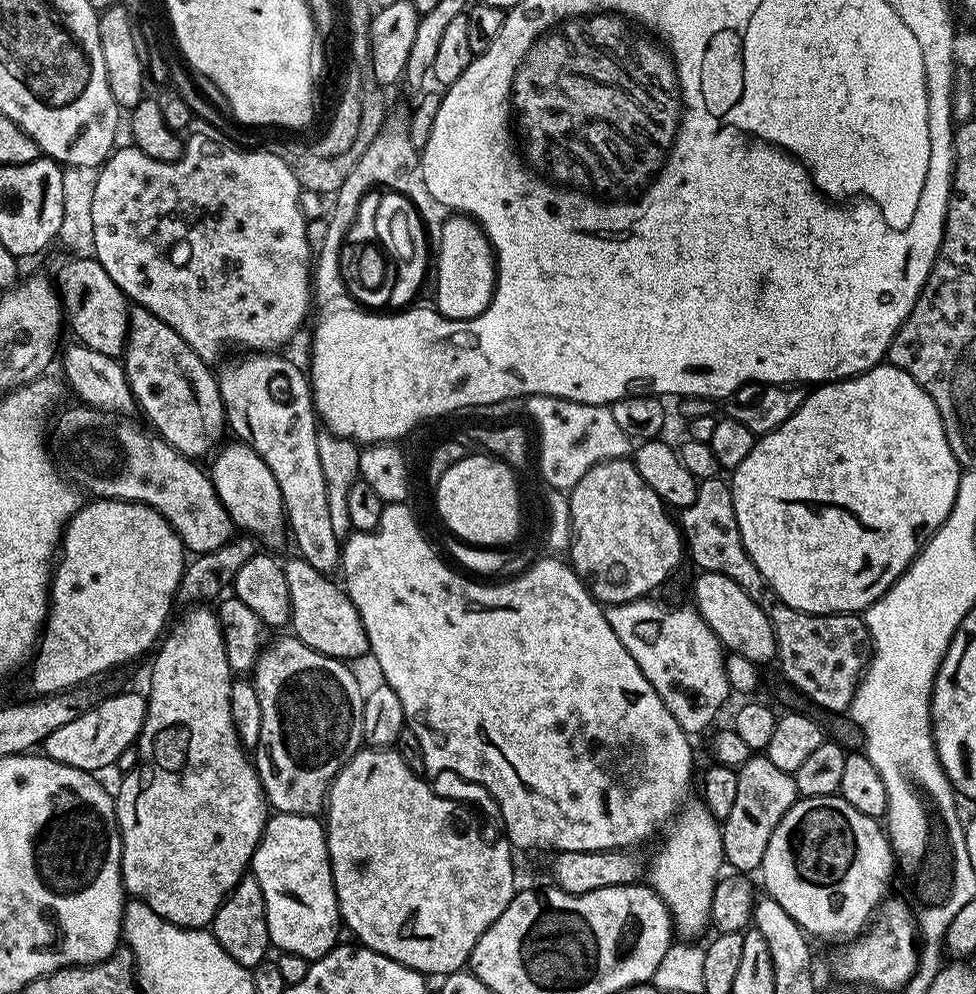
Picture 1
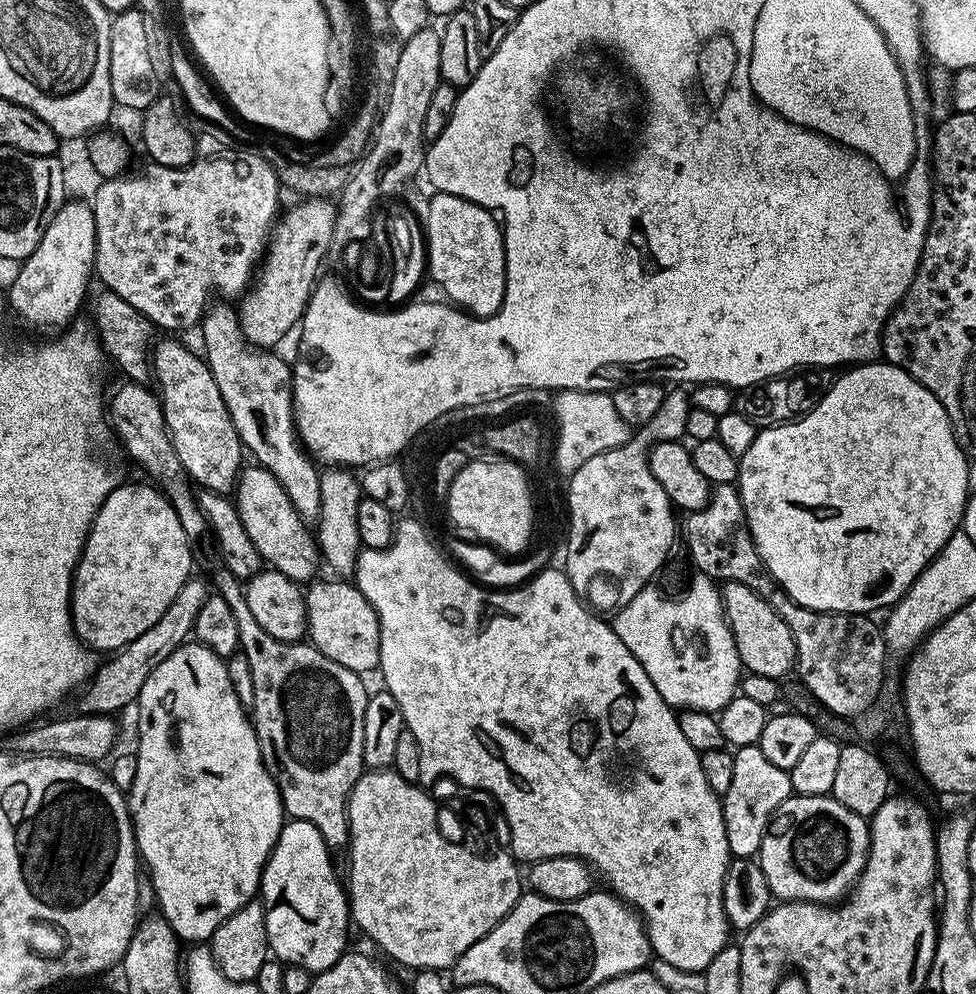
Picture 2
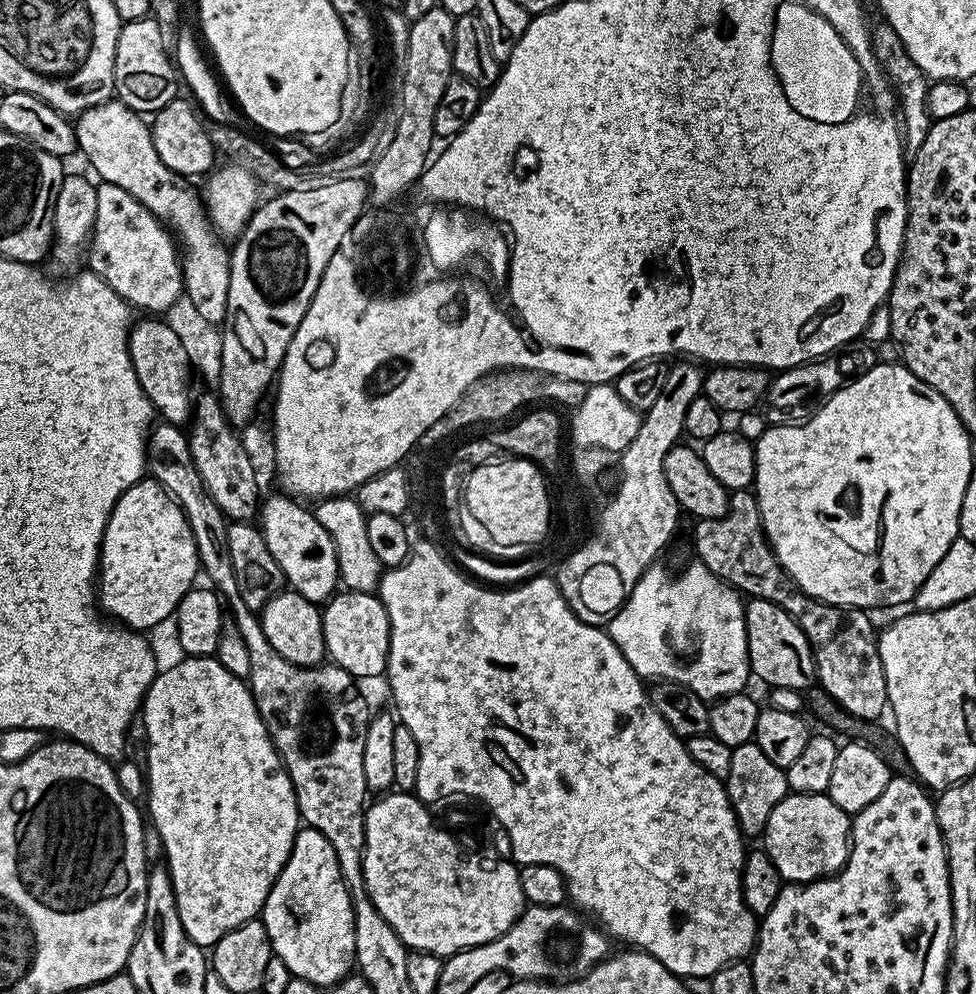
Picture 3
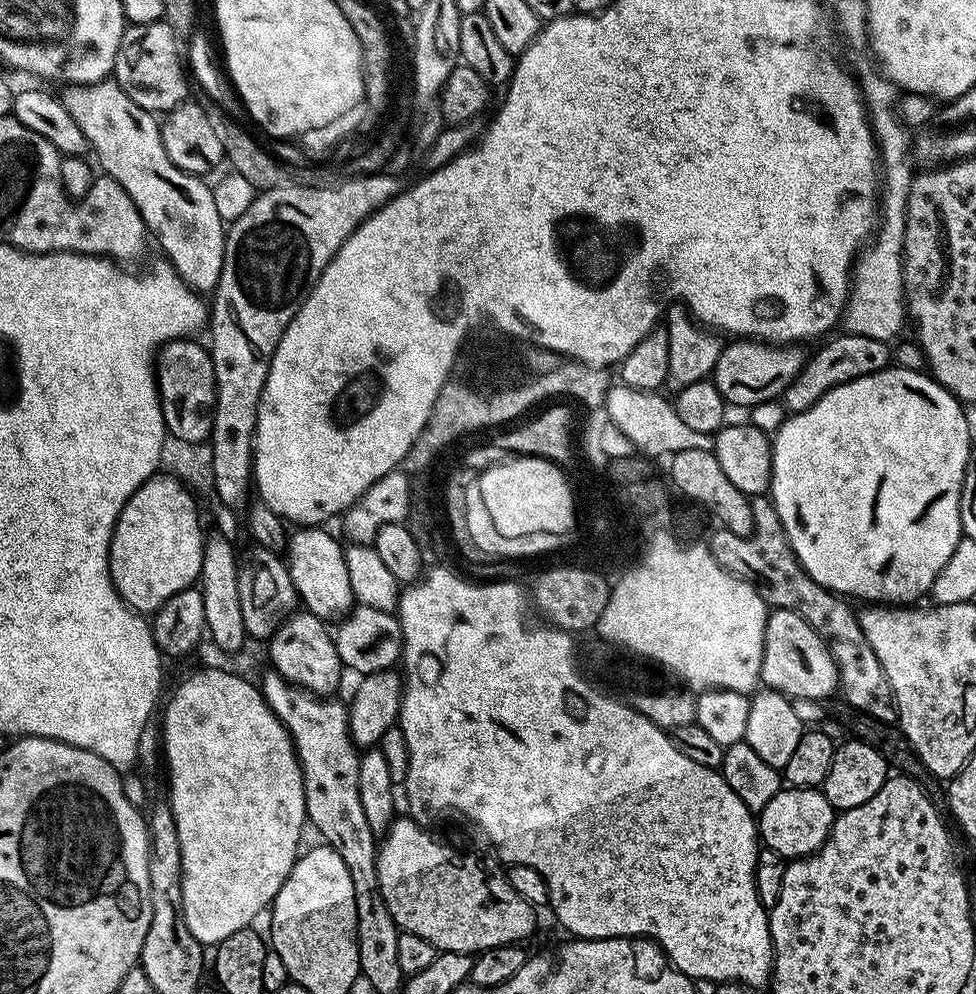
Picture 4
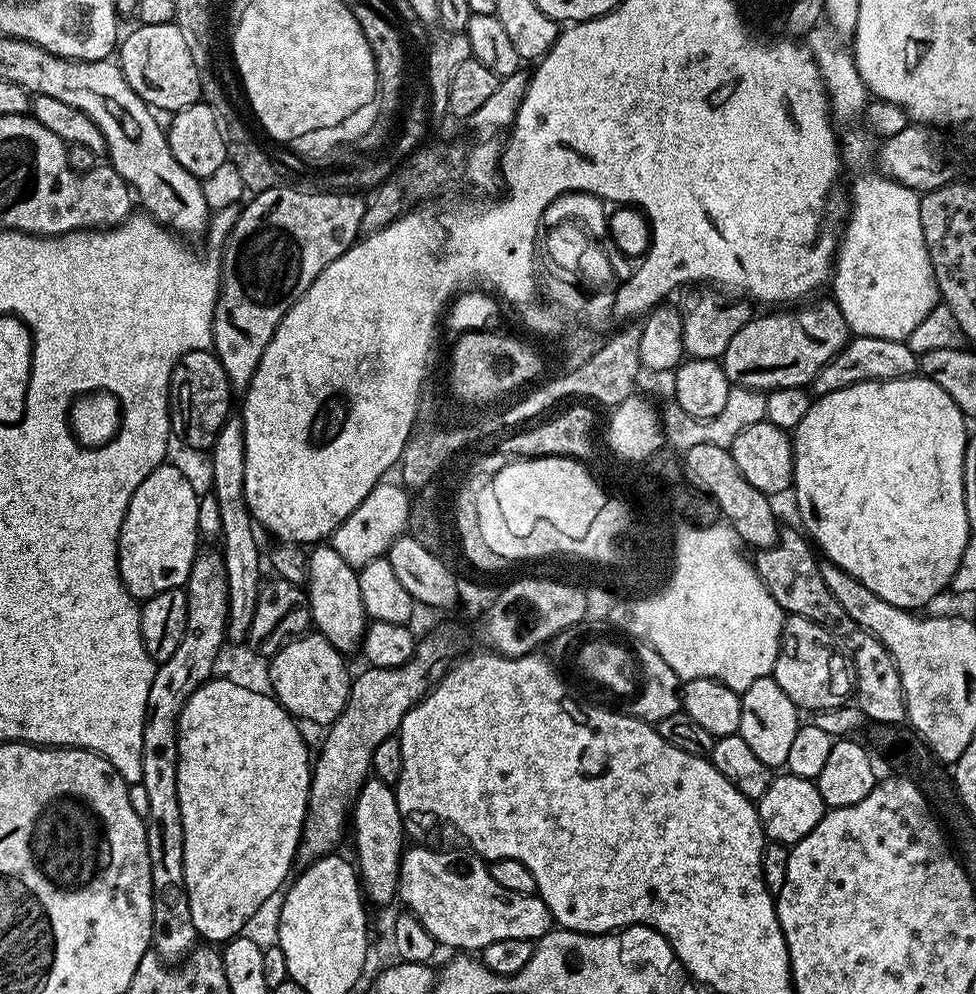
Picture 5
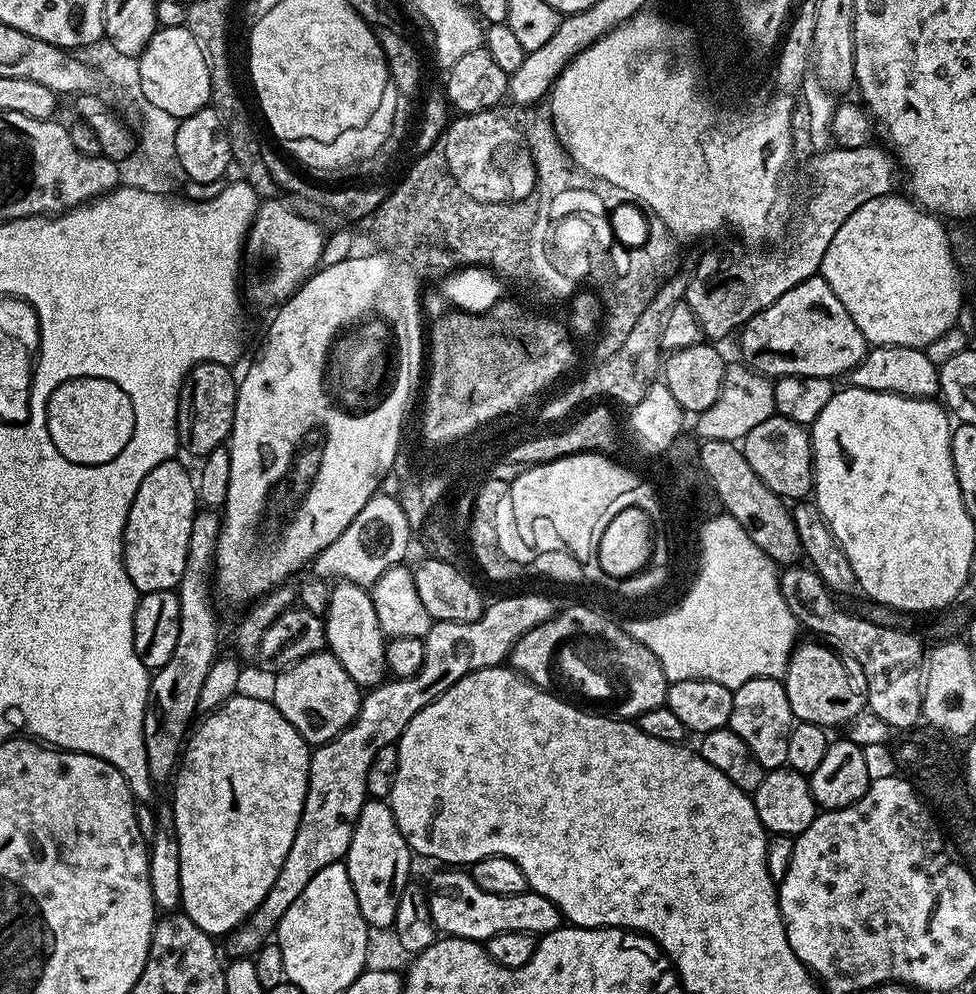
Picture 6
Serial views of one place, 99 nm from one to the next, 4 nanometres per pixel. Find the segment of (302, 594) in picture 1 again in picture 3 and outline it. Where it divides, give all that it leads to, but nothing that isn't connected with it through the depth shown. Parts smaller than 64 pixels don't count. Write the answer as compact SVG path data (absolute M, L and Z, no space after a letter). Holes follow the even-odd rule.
M340 590L323 605L322 630L326 642L326 656L331 663L346 670L354 678L383 677L388 670L390 650L390 618L379 595L371 592Z

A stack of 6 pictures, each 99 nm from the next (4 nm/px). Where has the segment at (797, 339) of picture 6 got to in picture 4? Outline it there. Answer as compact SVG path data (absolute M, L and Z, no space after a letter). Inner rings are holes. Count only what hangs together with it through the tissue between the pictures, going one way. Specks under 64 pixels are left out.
M736 338L728 343L721 347L720 357L710 377L712 383L718 386L725 405L737 404L744 410L750 410L758 402L783 397L786 386L790 386L790 382L794 382L797 374L804 369L806 352L803 352L803 347L777 346L747 338Z

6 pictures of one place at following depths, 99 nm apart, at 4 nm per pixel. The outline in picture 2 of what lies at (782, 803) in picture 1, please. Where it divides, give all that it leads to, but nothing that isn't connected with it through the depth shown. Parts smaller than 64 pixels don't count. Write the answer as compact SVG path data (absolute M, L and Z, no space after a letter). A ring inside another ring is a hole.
M755 744L737 748L734 752L734 775L730 790L722 798L724 821L726 822L726 842L733 857L752 858L762 846L772 815L793 795L792 778L785 769L774 766L766 754Z

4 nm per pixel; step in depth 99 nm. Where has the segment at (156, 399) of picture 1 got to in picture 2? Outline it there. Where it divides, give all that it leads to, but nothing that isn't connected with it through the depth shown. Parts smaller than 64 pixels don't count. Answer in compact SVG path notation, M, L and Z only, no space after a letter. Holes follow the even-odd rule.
M180 338L172 339L176 340L155 341L150 352L150 372L154 384L156 380L155 387L178 462L182 462L185 477L192 479L193 485L201 484L203 491L231 493L246 464L244 443L240 441L238 430L234 430L230 410L226 410L222 390L218 390L207 360L203 355L196 353L195 356Z

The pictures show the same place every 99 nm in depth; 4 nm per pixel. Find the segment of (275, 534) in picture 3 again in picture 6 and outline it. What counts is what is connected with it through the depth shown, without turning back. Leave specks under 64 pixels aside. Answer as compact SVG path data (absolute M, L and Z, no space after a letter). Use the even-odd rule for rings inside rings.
M341 580L333 583L330 589L328 610L322 617L327 651L332 652L334 658L338 658L338 662L342 662L342 666L346 666L346 674L350 674L350 678L354 678L356 684L361 686L375 686L381 683L386 676L384 666L384 645L386 643L386 637L382 629L380 629L378 614L374 610L371 591L349 580Z

